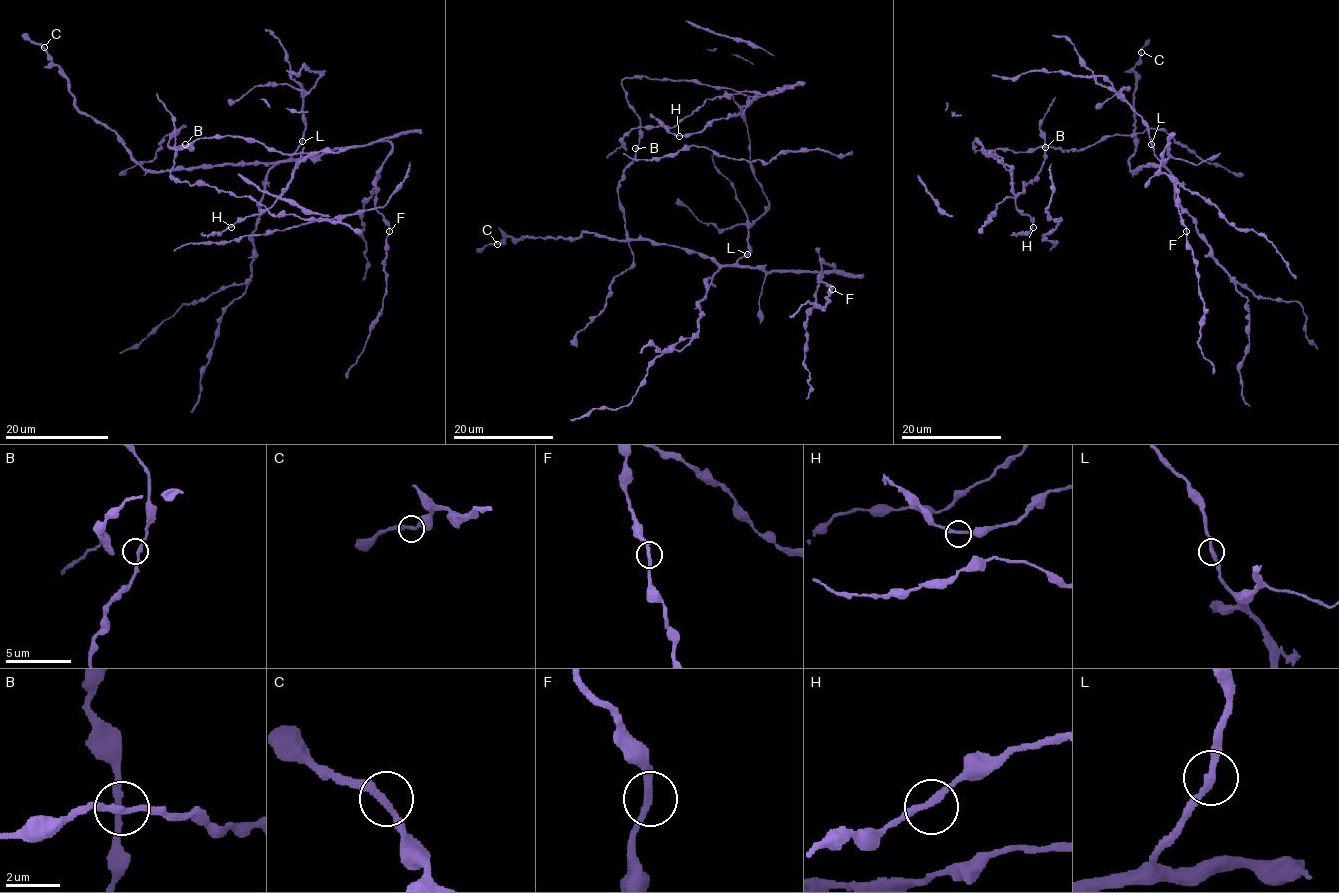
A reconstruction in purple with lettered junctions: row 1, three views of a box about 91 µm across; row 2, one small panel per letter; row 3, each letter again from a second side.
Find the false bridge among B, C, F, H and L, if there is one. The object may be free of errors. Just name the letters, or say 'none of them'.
none of them

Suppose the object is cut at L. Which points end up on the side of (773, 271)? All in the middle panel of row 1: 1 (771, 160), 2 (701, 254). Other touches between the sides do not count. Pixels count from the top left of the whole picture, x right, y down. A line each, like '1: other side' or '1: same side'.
1: same side
2: same side

